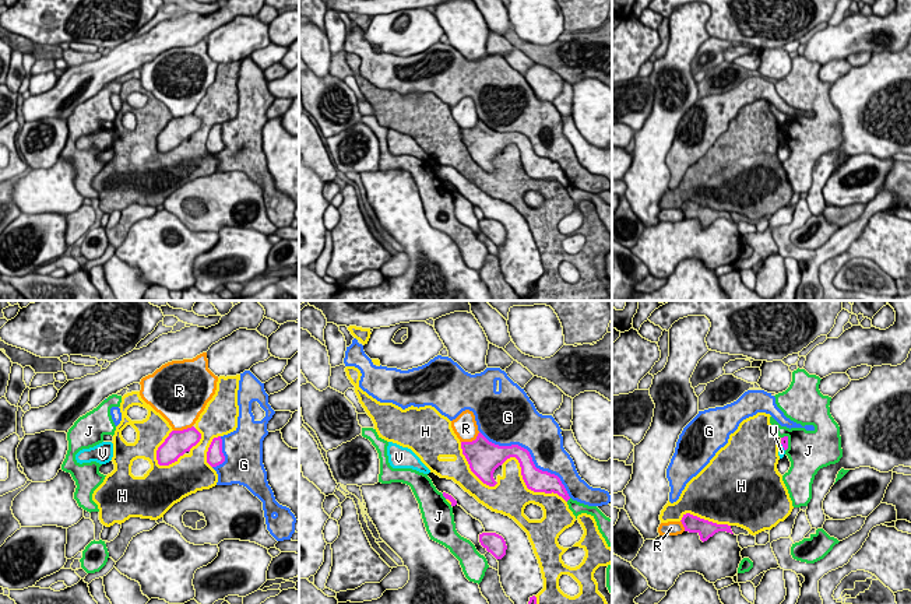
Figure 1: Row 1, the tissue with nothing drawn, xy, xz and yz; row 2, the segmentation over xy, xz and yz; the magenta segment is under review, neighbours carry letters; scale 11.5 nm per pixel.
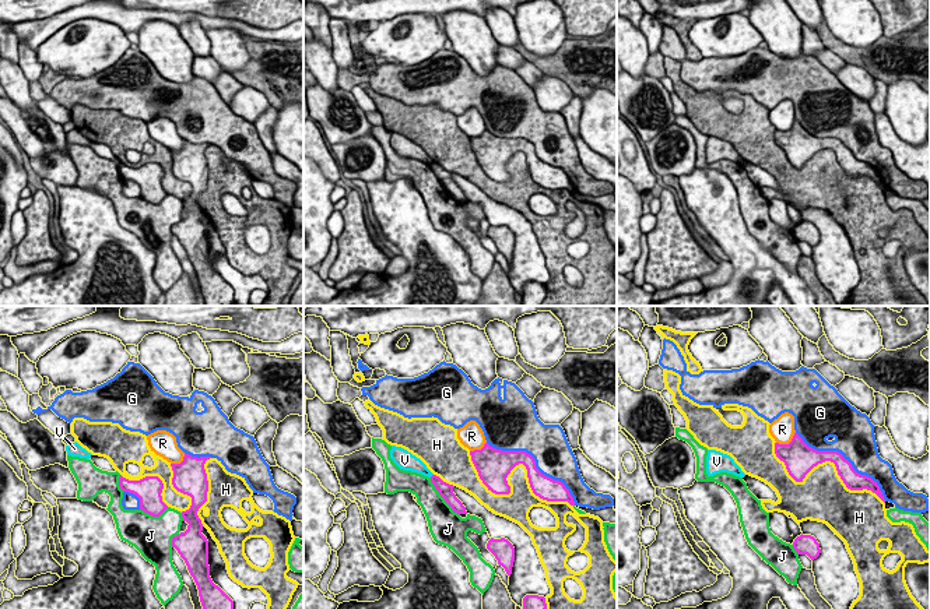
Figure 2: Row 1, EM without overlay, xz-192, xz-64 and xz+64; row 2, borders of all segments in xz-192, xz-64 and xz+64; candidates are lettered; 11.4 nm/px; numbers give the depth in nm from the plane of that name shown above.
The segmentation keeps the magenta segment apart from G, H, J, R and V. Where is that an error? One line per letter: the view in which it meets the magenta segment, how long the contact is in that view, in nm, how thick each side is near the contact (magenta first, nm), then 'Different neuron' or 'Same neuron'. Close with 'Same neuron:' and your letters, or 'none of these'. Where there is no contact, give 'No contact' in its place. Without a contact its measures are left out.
G: Touches magenta in xz. Shared border 1300 nm. Thickness 240 nm (magenta) against 440 nm. Different neuron
H: Touches magenta in xz. Shared border 900 nm. Thickness 260 nm (magenta) against 420 nm. Different neuron
J: Touches magenta in yz. Shared border 190 nm. Thickness 100 nm (magenta) against 460 nm. Different neuron
R: Touches magenta in xz. Shared border 260 nm. Thickness 380 nm (magenta) against 280 nm. Different neuron
V: Touches magenta in yz. Shared border 110 nm. Thickness 100 nm (magenta) against 90 nm. Different neuron
Same neuron: none of these

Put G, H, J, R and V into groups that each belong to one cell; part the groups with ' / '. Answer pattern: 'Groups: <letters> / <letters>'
Groups: G V / H / J / R

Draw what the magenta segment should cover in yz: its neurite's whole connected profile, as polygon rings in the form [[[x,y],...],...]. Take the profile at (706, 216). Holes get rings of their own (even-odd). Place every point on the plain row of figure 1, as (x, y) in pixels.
[[[690,200],[683,201],[680,208],[685,214],[685,218],[697,220],[703,229],[707,228],[718,218],[727,218],[734,221],[731,217],[731,213],[728,211],[717,211],[717,210],[700,206],[697,203],[693,203]]]

